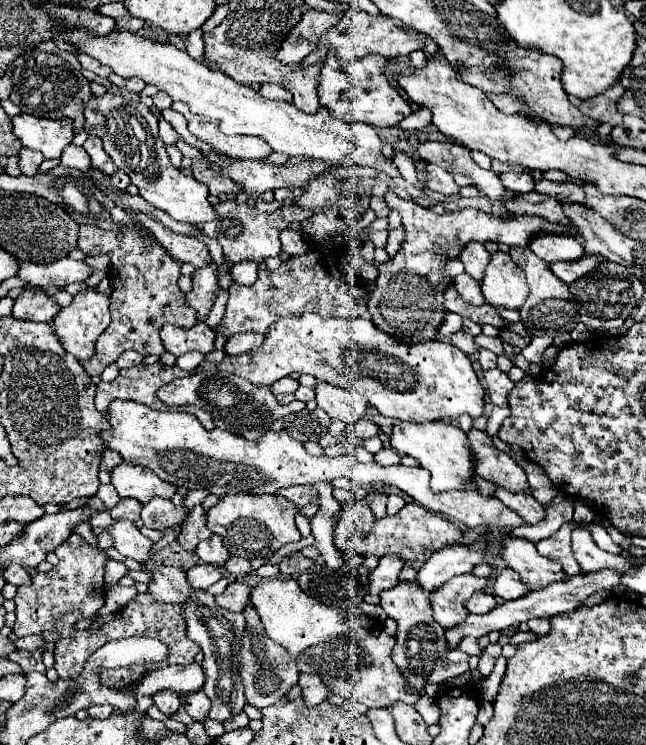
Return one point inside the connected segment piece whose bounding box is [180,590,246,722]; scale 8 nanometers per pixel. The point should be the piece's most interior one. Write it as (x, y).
(219, 632)

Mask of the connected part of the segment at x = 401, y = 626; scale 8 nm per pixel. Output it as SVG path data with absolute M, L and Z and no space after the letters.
M400 582L398 586L384 590L380 594L382 610L386 612L388 618L396 620L398 624L392 660L408 680L408 692L418 692L418 694L424 692L424 686L428 682L428 676L434 670L434 664L448 650L444 640L444 628L440 628L440 624L434 620L432 608L428 604L428 596L430 594L424 592L416 582Z

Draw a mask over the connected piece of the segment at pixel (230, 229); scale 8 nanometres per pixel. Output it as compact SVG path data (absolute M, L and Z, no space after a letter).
M226 200L214 206L216 218L212 222L206 222L202 226L204 234L208 238L218 240L218 244L224 248L224 256L230 260L230 264L238 264L242 260L252 260L256 264L264 262L270 256L280 256L280 232L284 228L290 228L292 222L306 222L314 212L300 206L282 206L274 212L258 212L254 206L238 200Z

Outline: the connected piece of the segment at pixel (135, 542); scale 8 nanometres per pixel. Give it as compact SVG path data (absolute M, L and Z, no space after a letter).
M114 520L106 532L112 536L112 546L126 558L134 558L136 562L152 562L152 540L148 540L130 520Z

